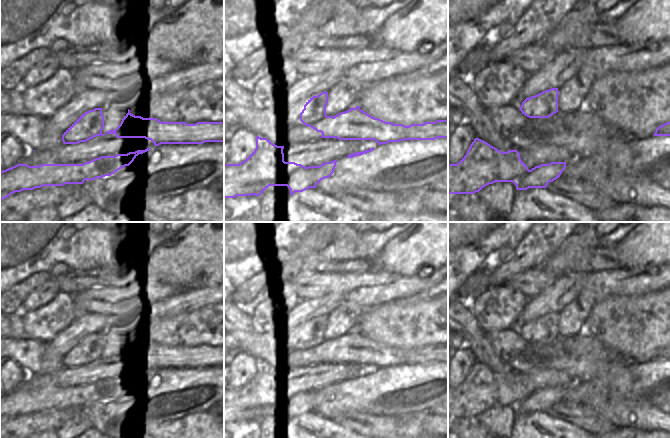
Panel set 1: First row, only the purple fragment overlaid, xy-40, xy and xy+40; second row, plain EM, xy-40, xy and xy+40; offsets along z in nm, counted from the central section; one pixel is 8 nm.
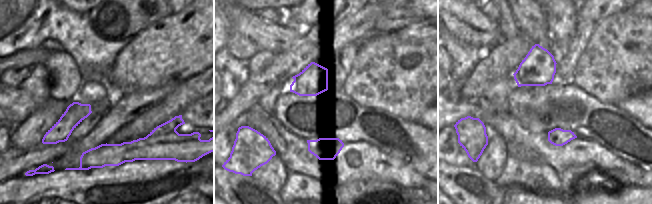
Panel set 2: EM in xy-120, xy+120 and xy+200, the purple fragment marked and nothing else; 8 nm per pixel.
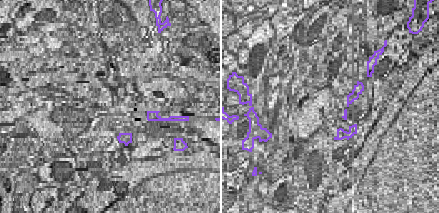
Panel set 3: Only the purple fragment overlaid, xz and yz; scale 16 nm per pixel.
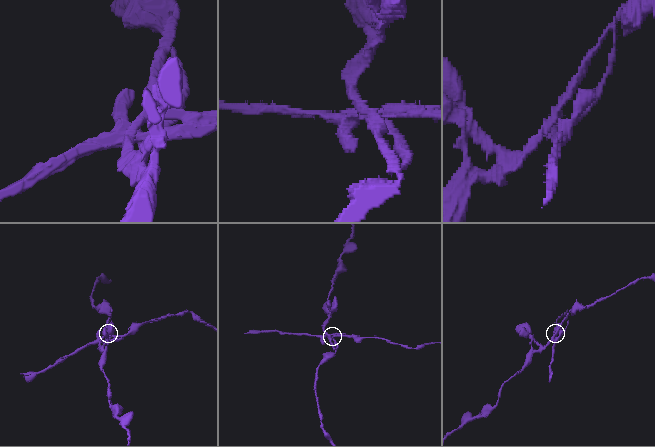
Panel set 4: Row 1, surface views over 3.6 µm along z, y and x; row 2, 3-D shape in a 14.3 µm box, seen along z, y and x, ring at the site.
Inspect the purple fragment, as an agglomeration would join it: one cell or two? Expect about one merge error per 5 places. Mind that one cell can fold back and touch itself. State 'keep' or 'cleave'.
cleave

